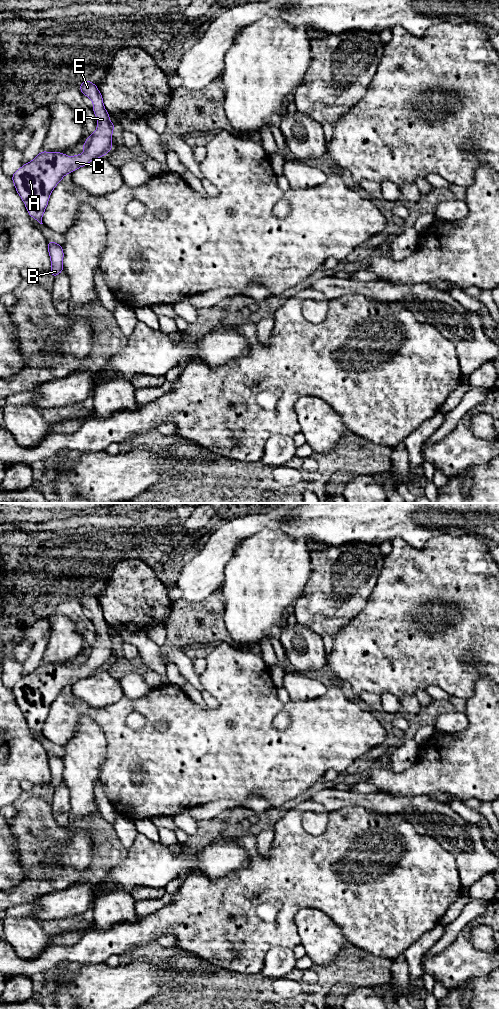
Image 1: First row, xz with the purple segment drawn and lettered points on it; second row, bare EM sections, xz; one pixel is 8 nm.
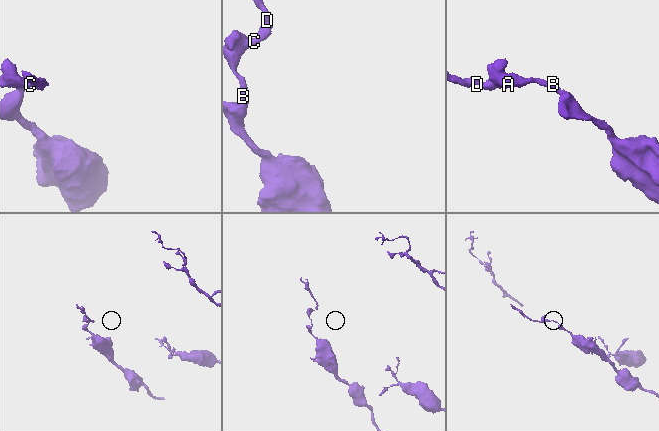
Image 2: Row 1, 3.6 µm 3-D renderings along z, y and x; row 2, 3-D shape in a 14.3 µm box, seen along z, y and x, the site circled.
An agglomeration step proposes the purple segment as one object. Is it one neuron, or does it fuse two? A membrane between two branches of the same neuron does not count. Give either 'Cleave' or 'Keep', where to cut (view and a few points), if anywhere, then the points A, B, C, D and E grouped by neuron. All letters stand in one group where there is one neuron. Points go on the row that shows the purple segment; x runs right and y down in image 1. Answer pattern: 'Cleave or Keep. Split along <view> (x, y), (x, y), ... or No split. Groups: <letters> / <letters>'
Keep. No split. Groups: A B C D E

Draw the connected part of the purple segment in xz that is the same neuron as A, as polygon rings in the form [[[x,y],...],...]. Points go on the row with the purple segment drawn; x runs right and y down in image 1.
[[[85,78],[79,88],[84,96],[92,100],[93,112],[98,122],[95,132],[87,136],[82,146],[84,154],[69,157],[60,152],[41,151],[32,161],[23,164],[11,176],[28,214],[40,224],[43,224],[42,216],[50,194],[62,178],[92,160],[107,155],[113,148],[111,138],[116,126],[110,121],[98,87]]]

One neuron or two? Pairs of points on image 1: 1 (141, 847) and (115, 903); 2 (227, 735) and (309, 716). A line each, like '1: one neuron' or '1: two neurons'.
1: two neurons
2: one neuron

